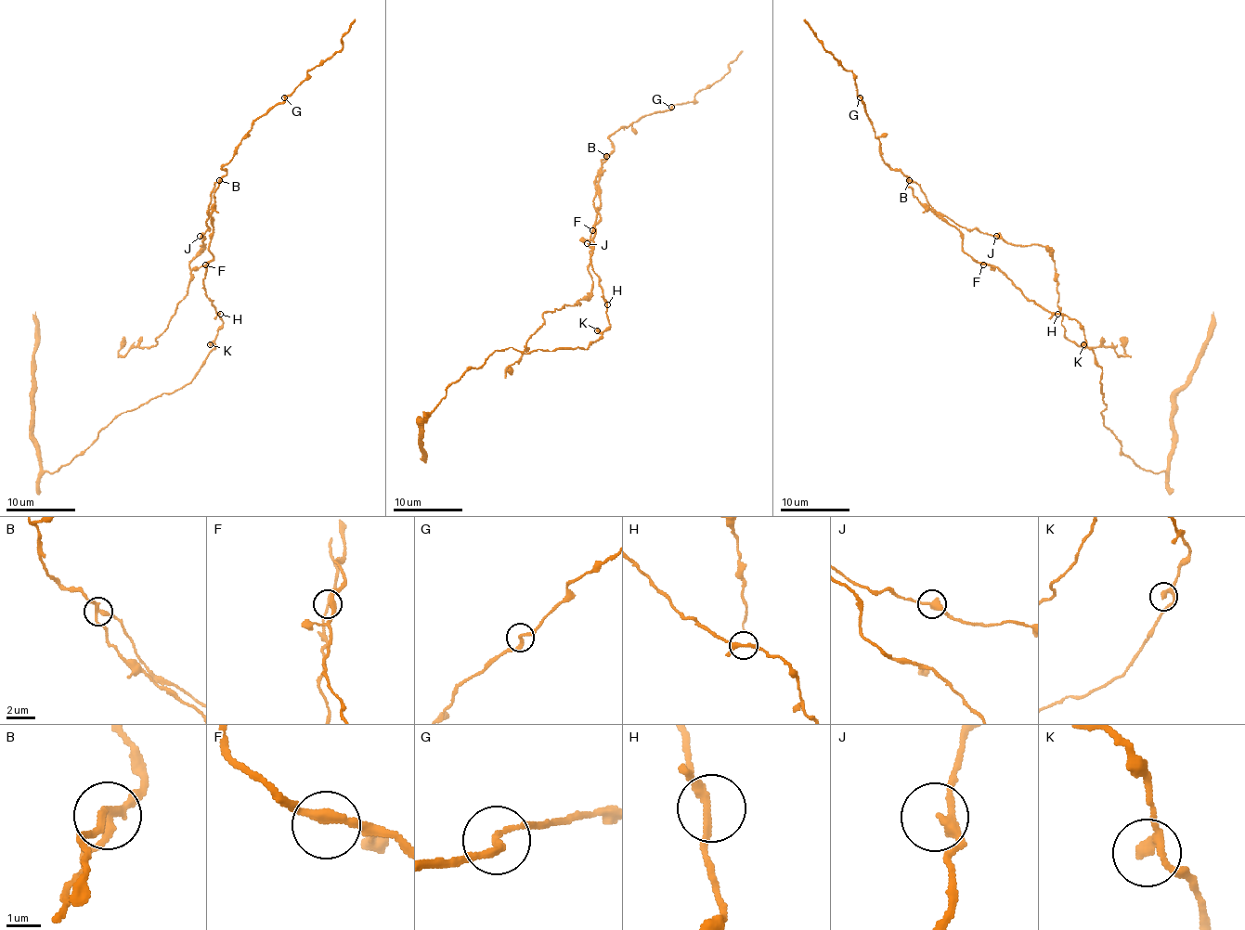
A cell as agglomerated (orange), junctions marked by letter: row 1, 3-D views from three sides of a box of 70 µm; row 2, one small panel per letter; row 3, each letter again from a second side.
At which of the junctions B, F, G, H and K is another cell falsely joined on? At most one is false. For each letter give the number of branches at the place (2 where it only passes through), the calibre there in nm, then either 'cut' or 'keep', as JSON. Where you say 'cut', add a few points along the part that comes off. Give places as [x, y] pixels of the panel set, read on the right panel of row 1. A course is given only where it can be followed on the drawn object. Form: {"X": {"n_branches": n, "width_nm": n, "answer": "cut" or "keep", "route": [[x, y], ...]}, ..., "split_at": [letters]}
{"B": {"n_branches": 3, "width_nm": 220, "answer": "cut", "route": [[908, 180], [958, 225], [1018, 246], [1042, 244], [1054, 262], [1061, 326], [1078, 344], [1121, 355], [1121, 336]]}, "F": {"n_branches": 2, "width_nm": 280, "answer": "keep"}, "G": {"n_branches": 2, "width_nm": 200, "answer": "keep"}, "H": {"n_branches": 3, "width_nm": 200, "answer": "keep"}, "K": {"n_branches": 2, "width_nm": 260, "answer": "keep"}, "split_at": ["B"]}

